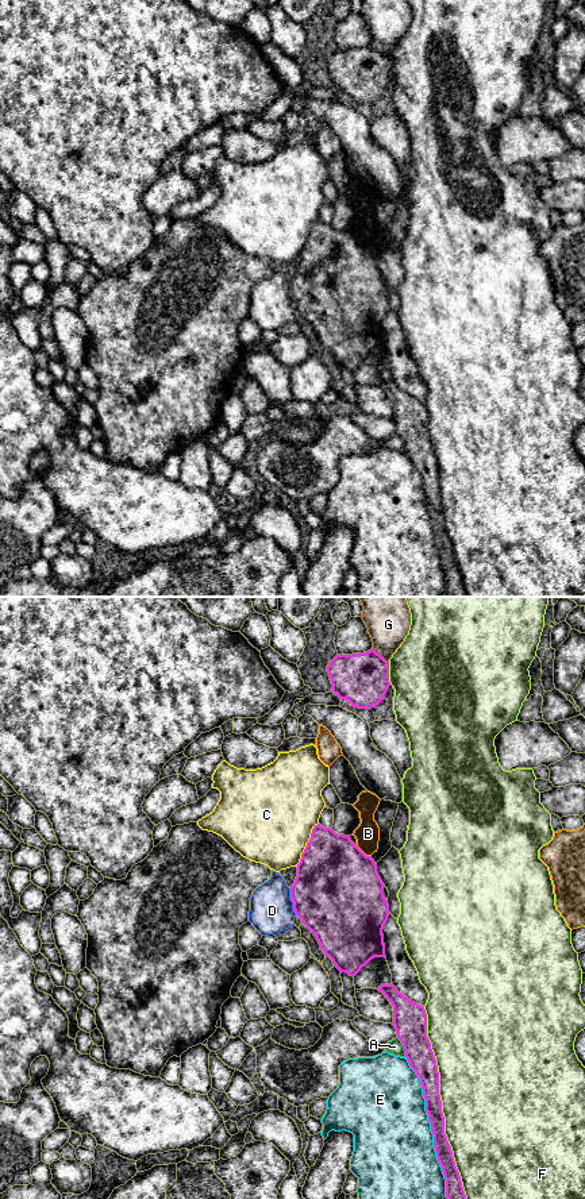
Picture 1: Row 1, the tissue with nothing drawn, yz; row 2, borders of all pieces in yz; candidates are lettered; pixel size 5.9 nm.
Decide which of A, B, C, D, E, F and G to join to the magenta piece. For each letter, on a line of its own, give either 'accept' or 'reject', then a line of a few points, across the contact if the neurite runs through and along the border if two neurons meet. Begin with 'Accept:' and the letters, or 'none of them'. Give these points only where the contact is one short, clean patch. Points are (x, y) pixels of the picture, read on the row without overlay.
Accept: none of them
A: reject
B: reject
C: reject; line yz (318, 218), (296, 261)
D: reject; line yz (289, 284), (292, 304), (296, 309)
E: reject
F: reject
G: reject

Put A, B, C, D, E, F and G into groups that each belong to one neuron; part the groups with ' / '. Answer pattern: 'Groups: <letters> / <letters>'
Groups: A / B / C / D / E / F / G

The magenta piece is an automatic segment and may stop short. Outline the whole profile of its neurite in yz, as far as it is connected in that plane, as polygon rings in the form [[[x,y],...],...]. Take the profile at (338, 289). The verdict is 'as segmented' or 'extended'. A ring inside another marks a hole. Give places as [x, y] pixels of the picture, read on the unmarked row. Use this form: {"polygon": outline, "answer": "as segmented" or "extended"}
{"polygon": [[[315,220],[290,281],[293,305],[313,328],[322,346],[342,367],[355,371],[374,352],[385,352],[382,324],[389,312],[384,278],[372,251],[331,223]]], "answer": "as segmented"}

